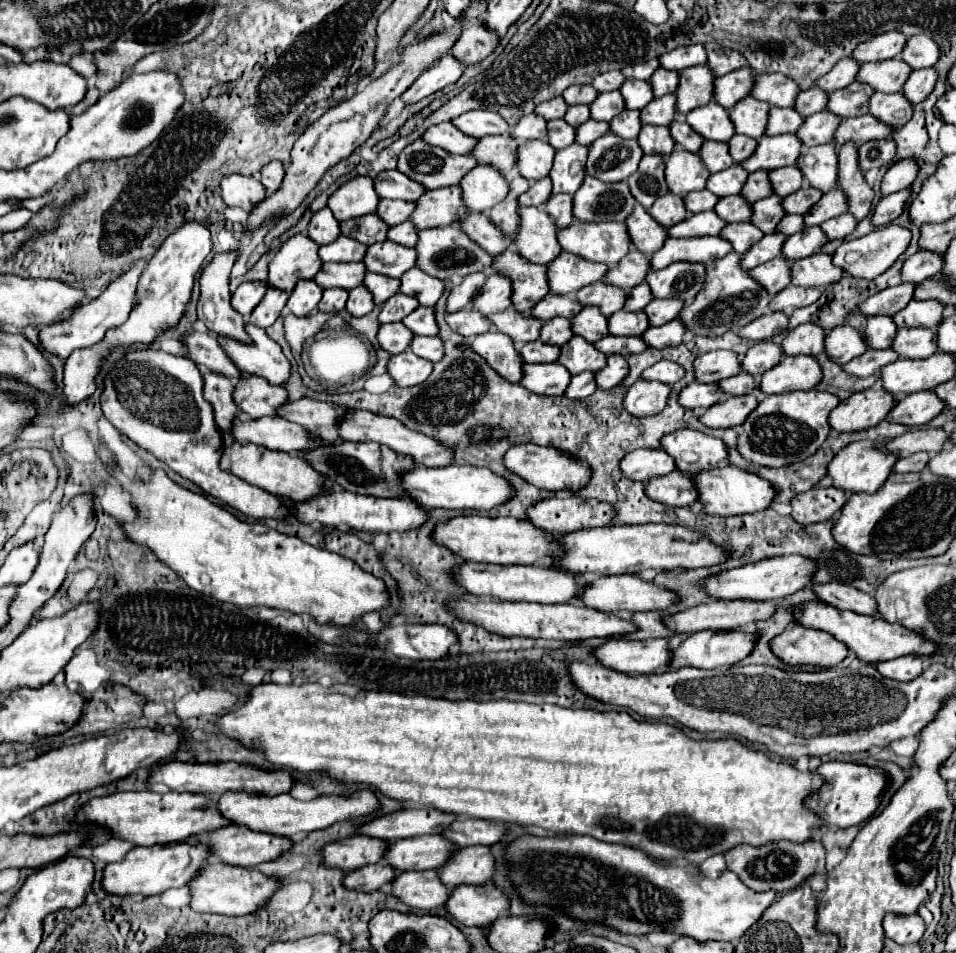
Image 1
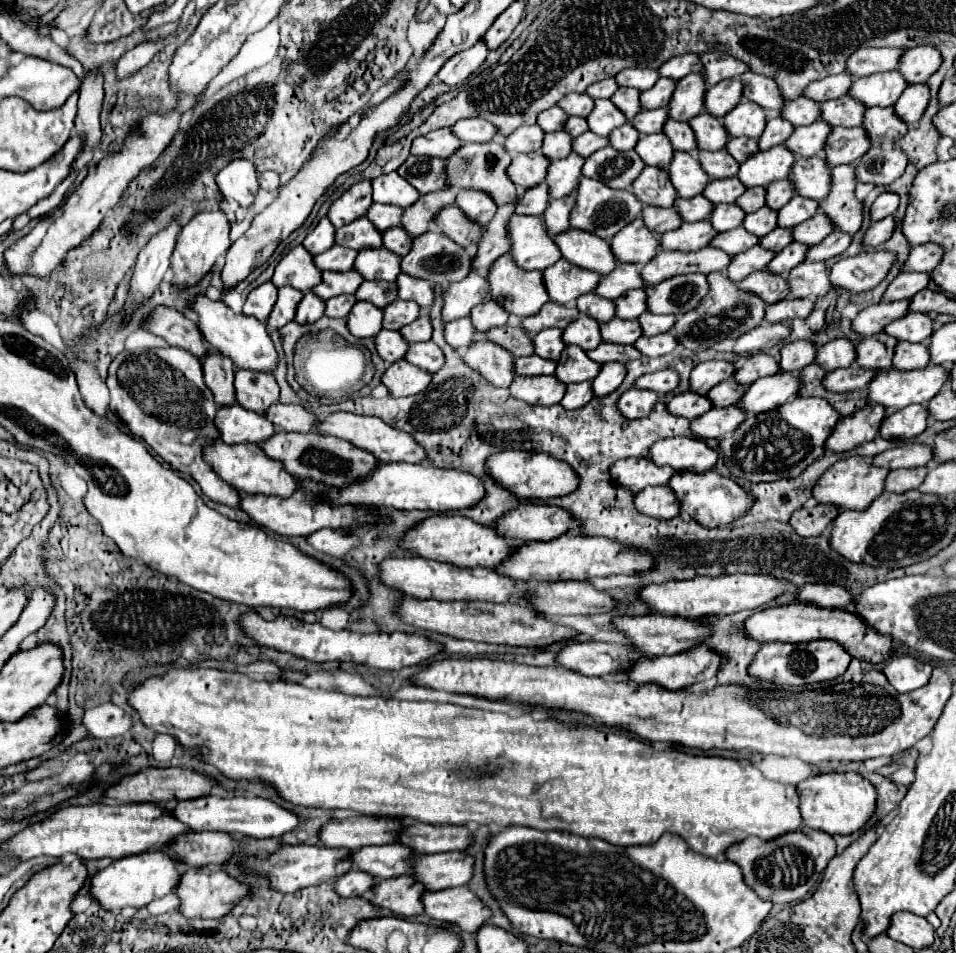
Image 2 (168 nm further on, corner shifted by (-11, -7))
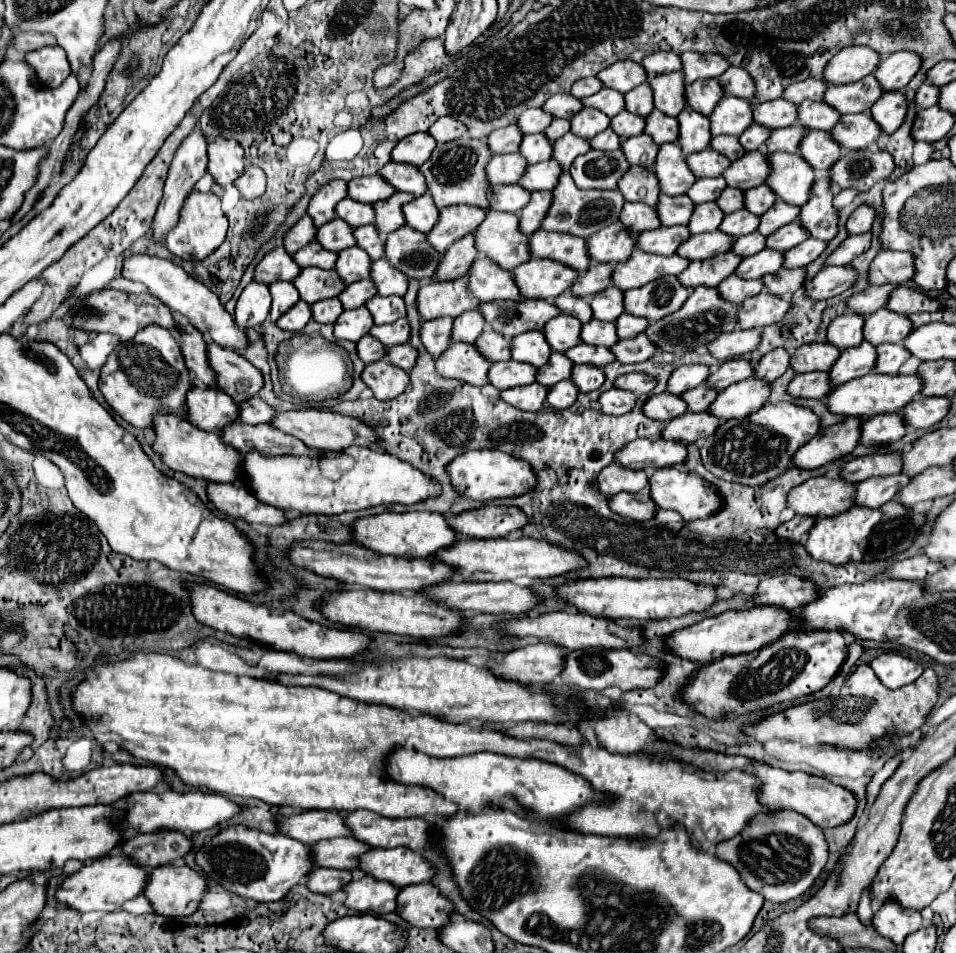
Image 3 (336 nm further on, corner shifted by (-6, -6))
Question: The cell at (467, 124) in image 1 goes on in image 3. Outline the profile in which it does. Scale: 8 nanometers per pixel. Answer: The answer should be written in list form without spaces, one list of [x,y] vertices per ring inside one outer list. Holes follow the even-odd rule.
[[[442,117],[438,119],[430,129],[428,133],[438,141],[438,143],[446,143],[450,139],[458,139],[462,135],[468,133],[468,129],[458,121],[458,119],[450,119],[450,117]]]

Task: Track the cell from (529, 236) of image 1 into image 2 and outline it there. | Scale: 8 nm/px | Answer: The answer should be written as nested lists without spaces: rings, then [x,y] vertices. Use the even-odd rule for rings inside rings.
[[[515,214],[509,222],[509,238],[513,260],[523,270],[543,270],[561,258],[555,240],[547,236],[541,216]]]

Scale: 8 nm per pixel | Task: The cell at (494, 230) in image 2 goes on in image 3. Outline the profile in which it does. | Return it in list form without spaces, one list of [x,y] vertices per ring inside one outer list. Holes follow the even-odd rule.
[[[466,235],[460,241],[456,241],[454,245],[450,245],[440,263],[438,263],[438,271],[434,271],[432,279],[434,281],[452,281],[452,279],[460,279],[468,273],[470,263],[476,259],[478,251],[474,247],[474,235]]]

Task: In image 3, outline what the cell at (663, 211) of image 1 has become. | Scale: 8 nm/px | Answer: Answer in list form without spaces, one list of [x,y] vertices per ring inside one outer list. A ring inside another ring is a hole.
[[[624,203],[620,223],[630,235],[642,233],[646,229],[658,229],[660,221],[654,207],[646,207],[646,203]]]

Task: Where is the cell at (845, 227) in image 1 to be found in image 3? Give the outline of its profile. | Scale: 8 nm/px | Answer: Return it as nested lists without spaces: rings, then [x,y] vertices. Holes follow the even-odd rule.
[[[808,237],[808,239],[804,239],[804,243],[798,243],[798,247],[792,247],[790,251],[784,253],[784,265],[782,267],[786,267],[786,269],[806,267],[824,251],[824,247],[826,247],[826,243]]]

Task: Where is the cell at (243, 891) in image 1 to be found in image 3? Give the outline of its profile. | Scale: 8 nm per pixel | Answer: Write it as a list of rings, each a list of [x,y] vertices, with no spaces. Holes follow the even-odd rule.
[[[188,865],[154,867],[142,891],[148,897],[152,911],[166,917],[186,917],[198,911],[206,879]]]

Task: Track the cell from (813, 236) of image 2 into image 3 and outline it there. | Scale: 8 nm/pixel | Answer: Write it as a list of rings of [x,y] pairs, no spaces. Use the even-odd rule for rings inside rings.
[[[792,221],[784,227],[780,227],[778,231],[774,231],[772,235],[766,237],[766,247],[774,249],[774,251],[788,251],[790,247],[796,247],[798,243],[802,243],[806,239],[806,231],[802,231],[802,225]]]

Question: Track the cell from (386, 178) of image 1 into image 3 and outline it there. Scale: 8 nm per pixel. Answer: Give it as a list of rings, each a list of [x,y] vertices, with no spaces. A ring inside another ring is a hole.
[[[380,175],[352,179],[348,183],[348,197],[360,203],[376,203],[388,199],[392,193],[396,193],[394,187],[390,187]]]

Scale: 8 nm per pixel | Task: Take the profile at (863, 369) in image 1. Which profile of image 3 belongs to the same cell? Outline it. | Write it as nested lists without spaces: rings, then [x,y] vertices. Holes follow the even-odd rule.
[[[804,373],[796,375],[790,383],[786,393],[792,397],[806,397],[806,399],[824,399],[830,393],[828,373]]]

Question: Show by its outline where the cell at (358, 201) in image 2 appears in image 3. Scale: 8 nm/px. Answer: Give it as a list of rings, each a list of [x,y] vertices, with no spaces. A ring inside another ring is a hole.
[[[330,181],[326,185],[322,185],[314,197],[308,203],[308,215],[312,217],[314,225],[320,227],[324,223],[328,223],[330,219],[334,219],[334,207],[340,199],[346,197],[346,181]]]

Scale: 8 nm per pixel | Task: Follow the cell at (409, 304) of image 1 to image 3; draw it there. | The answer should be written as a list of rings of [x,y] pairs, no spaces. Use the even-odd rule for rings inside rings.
[[[372,297],[366,301],[366,307],[368,311],[372,313],[372,319],[376,325],[384,325],[384,323],[394,323],[402,317],[406,317],[406,307],[404,307],[404,301],[402,297]]]

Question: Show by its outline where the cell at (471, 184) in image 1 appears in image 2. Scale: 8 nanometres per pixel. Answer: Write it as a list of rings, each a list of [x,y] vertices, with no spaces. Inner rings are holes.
[[[459,190],[457,192],[457,206],[475,222],[487,226],[491,218],[497,212],[497,204],[487,196],[485,192],[475,192],[475,190]]]

